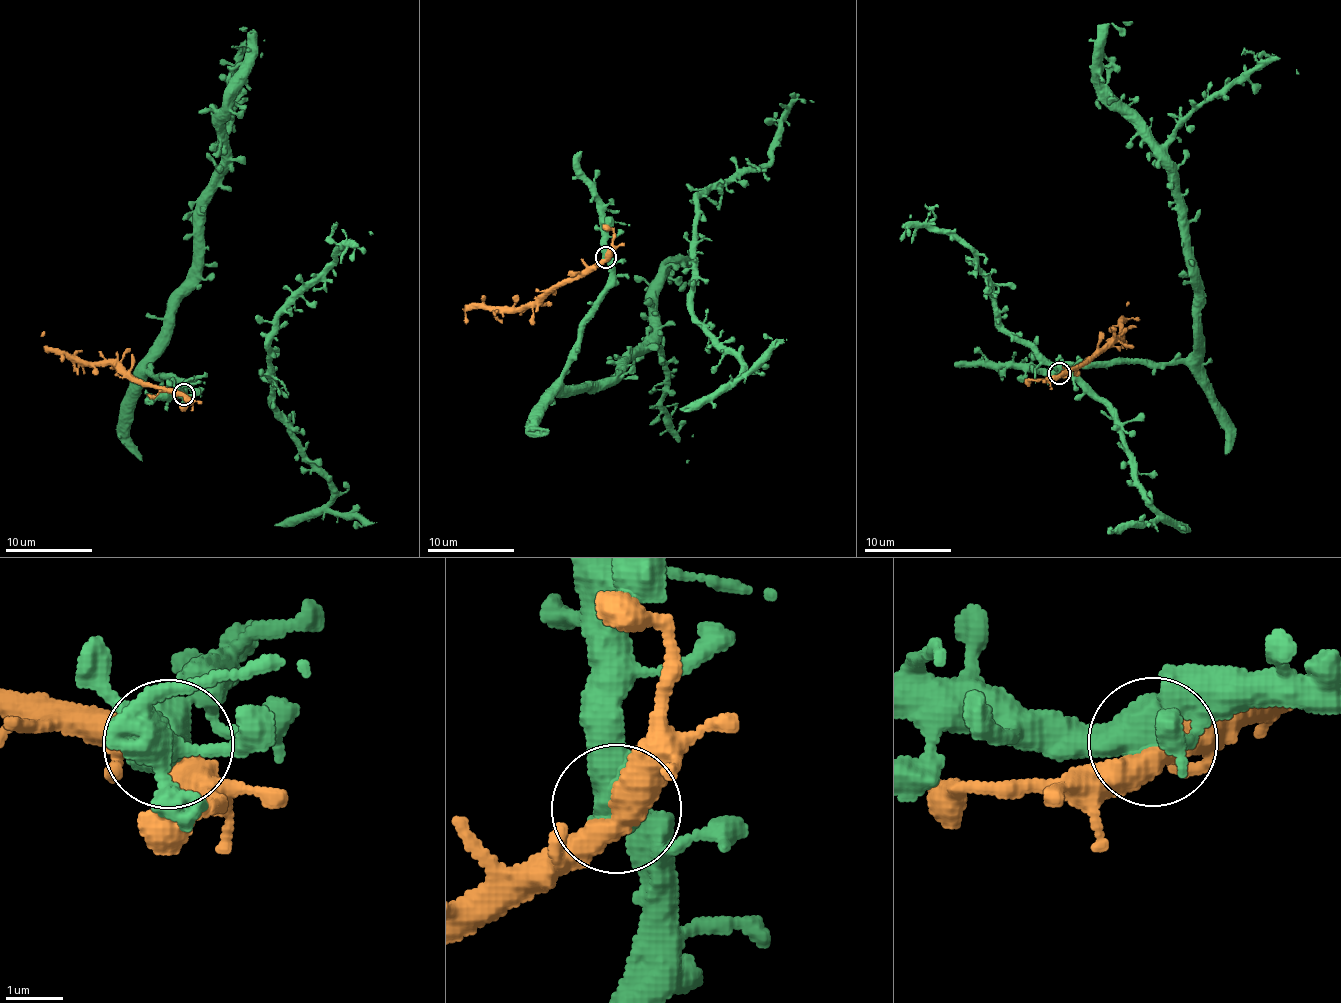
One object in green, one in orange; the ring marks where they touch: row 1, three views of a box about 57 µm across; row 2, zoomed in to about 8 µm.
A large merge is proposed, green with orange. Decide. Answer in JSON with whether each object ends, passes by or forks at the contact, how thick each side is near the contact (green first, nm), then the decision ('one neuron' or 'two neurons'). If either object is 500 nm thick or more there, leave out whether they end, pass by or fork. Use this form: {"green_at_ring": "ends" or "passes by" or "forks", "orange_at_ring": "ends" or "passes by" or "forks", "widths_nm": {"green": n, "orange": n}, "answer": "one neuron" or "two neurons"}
{"widths_nm": {"green": 550, "orange": 480}, "answer": "two neurons"}

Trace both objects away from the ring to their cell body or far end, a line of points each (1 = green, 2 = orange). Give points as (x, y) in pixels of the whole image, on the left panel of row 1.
1: (184, 394), (188, 382), (148, 370), (190, 279), (229, 76), (248, 57), (253, 30), (239, 30)
2: (184, 394), (131, 382), (108, 364), (80, 363), (54, 355), (43, 346), (41, 332)

